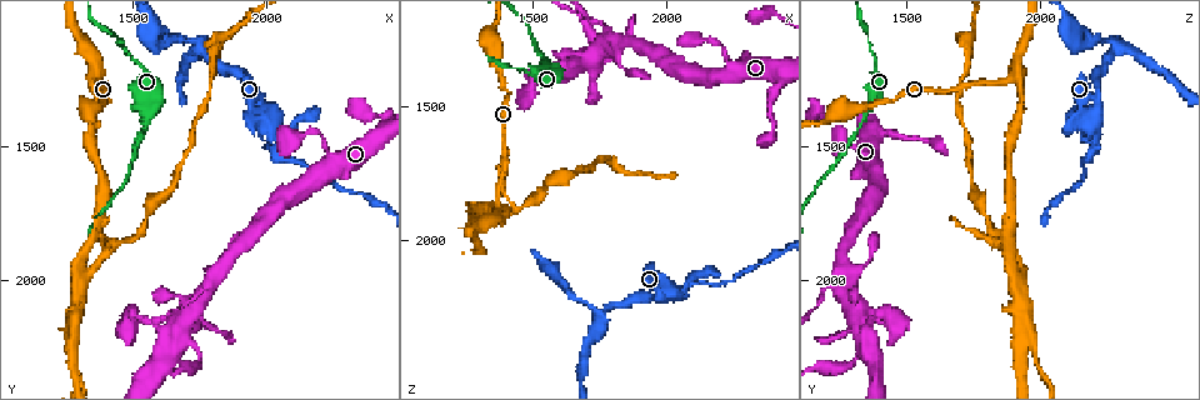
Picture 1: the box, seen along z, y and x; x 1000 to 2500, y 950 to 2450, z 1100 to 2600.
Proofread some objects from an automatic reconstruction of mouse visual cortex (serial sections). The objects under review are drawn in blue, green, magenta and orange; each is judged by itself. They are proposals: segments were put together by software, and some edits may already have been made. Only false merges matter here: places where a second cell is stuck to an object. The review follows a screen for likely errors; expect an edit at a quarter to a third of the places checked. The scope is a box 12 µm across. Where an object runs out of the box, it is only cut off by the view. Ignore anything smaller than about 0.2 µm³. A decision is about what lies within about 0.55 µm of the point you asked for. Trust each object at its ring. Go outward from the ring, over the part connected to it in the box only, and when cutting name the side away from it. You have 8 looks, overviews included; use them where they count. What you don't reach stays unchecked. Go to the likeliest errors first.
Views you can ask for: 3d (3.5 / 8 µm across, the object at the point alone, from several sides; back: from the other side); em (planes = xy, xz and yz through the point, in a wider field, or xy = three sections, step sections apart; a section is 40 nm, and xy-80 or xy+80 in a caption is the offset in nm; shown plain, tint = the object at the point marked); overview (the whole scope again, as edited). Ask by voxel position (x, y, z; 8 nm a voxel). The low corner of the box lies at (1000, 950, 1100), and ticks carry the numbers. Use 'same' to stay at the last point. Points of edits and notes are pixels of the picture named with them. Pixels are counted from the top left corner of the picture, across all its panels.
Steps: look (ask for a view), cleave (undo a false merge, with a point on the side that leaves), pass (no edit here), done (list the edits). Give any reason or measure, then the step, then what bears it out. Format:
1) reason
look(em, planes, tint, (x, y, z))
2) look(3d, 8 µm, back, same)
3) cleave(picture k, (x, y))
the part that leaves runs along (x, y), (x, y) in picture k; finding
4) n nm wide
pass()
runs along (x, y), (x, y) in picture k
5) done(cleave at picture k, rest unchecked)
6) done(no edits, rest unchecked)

sharp bend
look(3d, 8 µm, (2050, 1530, 2190))

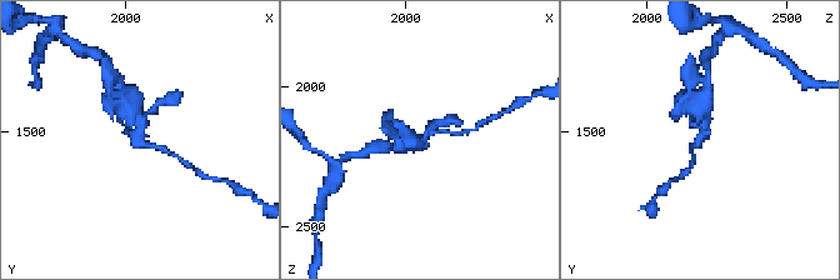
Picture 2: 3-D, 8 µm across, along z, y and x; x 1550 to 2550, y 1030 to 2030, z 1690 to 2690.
look(em, xy, step 5, tint, (2040, 1520, 2200))

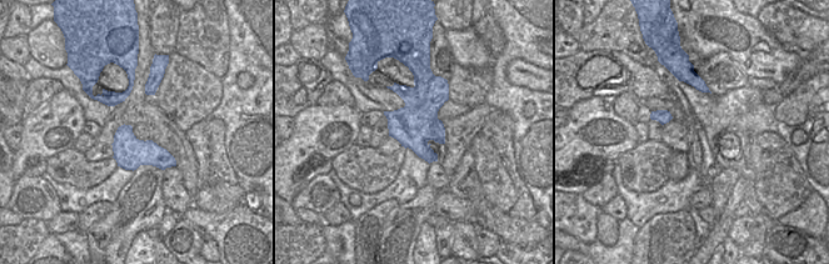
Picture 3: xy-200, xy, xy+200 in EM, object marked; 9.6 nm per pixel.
pass()
continuous, no second cell

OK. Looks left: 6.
abrupt turn
look(3d, 3.5 µm, back, (1380, 1260, 1900))

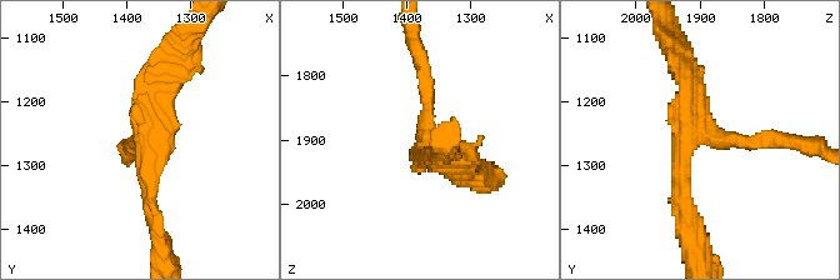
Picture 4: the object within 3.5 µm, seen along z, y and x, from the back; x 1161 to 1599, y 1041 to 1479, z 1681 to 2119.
look(em, xy, step 5, tint, (1370, 1250, 1900))

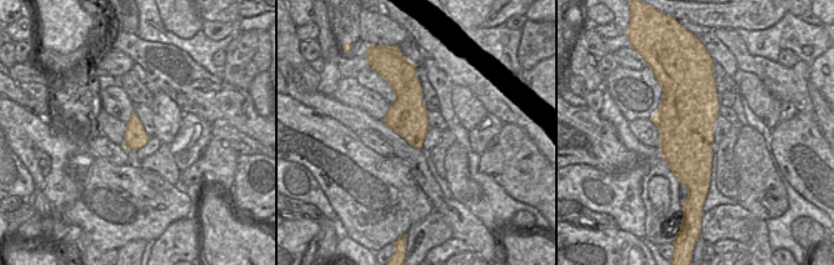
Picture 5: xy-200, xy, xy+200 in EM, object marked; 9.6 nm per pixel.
380 nm wide
pass()
runs along (778, 143), (689, 135), (685, 208) in picture 4; all the same cell

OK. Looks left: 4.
two arms at a narrow angle
look(3d, 3.5 µm, (1290, 1980, 1920))

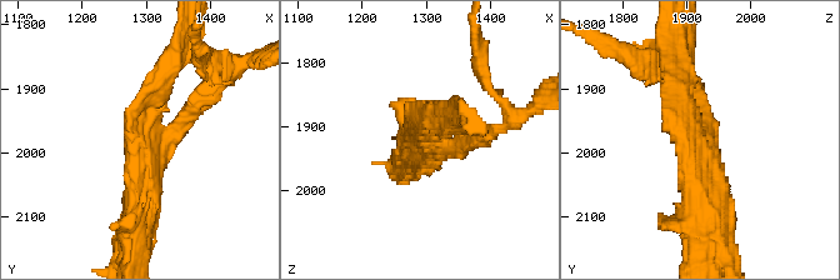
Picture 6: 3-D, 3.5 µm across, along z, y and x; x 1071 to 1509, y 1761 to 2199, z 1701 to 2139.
look(em, xy, step 1, tint, (1305, 1975, 1920))

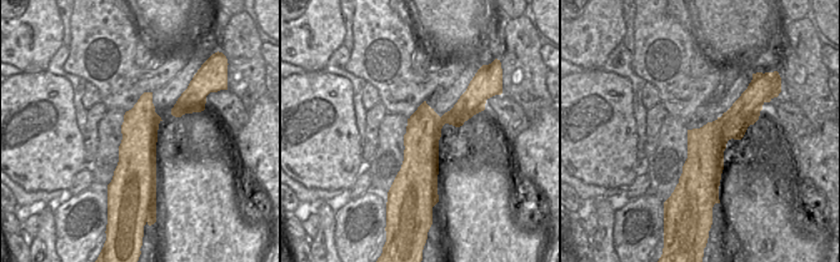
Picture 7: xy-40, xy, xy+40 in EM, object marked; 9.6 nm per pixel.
cleave(picture 6, (198, 98))
a second cell is stuck on

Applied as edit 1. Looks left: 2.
done(cleave at picture 6, rest unchecked)

